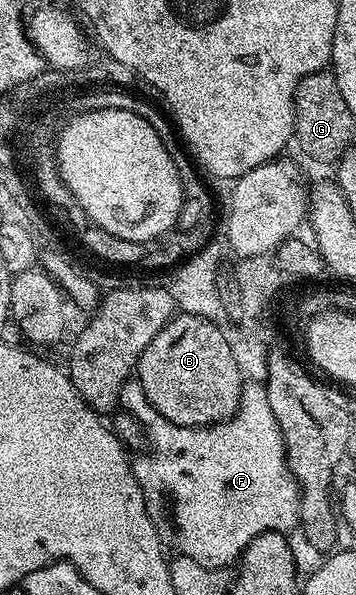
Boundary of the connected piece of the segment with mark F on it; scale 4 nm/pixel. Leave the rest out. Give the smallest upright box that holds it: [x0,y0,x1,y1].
[118,377,301,568]

